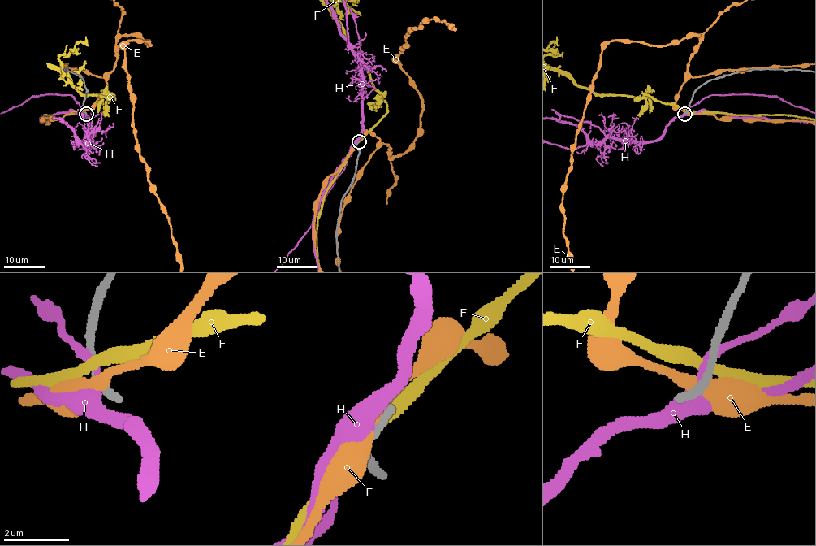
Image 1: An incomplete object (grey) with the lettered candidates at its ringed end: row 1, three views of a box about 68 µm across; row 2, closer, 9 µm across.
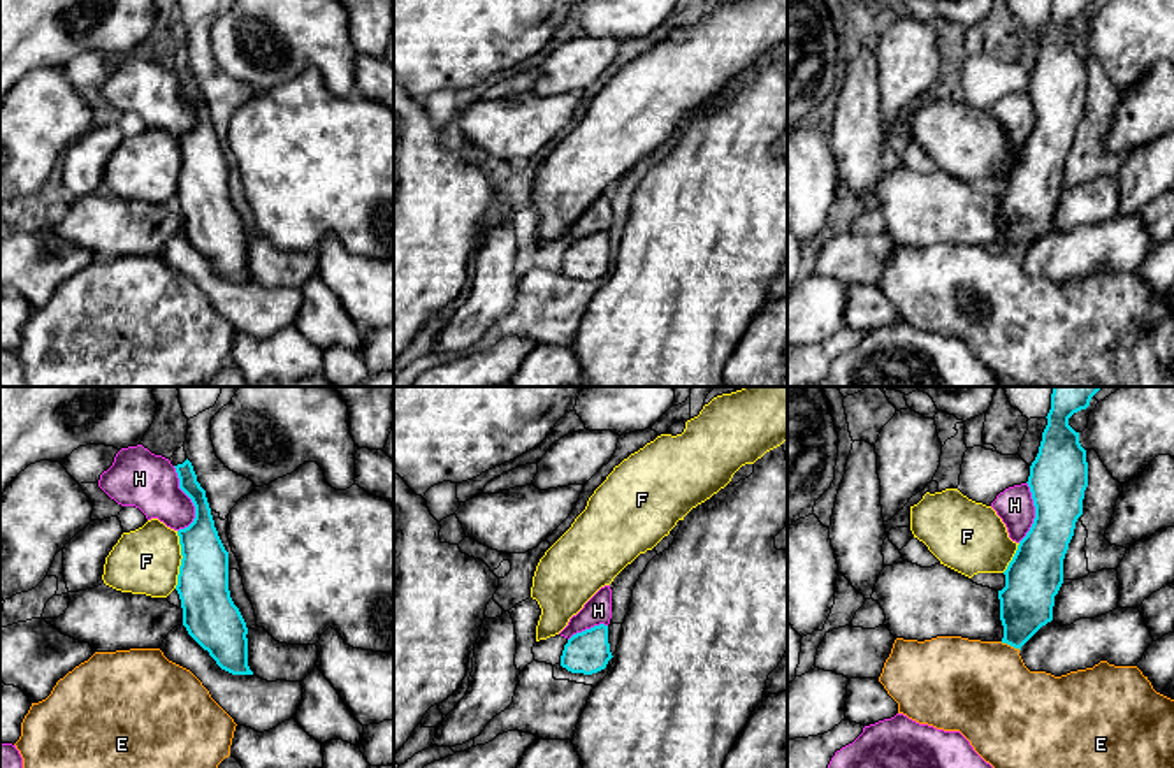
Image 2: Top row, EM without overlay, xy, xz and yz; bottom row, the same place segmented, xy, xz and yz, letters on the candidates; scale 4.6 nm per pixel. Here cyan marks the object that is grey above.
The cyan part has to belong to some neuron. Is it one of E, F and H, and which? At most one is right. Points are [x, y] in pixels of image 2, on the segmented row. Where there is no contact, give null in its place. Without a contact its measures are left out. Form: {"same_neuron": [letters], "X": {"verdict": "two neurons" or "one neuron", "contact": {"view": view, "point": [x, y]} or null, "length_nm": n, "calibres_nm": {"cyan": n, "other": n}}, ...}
{"same_neuron": [], "E": {"verdict": "two neurons", "contact": {"view": "yz", "point": [1011, 645]}, "length_nm": 100, "calibres_nm": {"cyan": 240, "other": 440}}, "F": {"verdict": "two neurons", "contact": {"view": "xy", "point": [181, 559]}, "length_nm": 260, "calibres_nm": {"cyan": 240, "other": 300}}, "H": {"verdict": "two neurons", "contact": {"view": "xy", "point": [192, 501]}, "length_nm": 300, "calibres_nm": {"cyan": 190, "other": 260}}}

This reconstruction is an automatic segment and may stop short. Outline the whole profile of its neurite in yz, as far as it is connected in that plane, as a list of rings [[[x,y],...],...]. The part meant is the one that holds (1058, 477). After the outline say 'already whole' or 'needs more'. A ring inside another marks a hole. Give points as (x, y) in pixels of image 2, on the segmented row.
[[[1053,387],[1051,409],[1046,417],[1047,425],[1026,482],[1035,506],[1035,518],[1004,571],[1005,587],[998,590],[1004,626],[1002,643],[1019,650],[1042,626],[1053,620],[1054,596],[1063,583],[1063,559],[1074,536],[1076,522],[1083,515],[1083,499],[1088,487],[1086,450],[1079,443],[1079,432],[1069,425],[1069,418],[1086,409],[1100,388]]]; already whole

